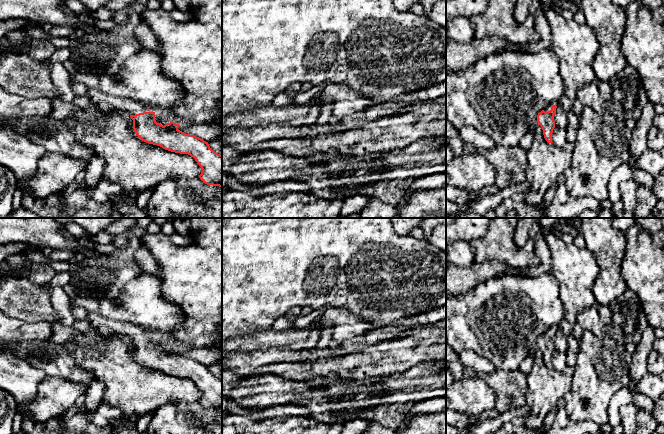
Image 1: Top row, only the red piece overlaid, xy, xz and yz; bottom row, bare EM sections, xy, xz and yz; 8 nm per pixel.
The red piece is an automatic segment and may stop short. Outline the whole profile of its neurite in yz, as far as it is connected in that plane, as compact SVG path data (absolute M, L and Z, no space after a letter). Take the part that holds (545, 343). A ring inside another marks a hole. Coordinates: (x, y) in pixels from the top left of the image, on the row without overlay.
M553 325L537 339L538 349L542 351L544 362L548 367L553 367L552 357L555 352L554 339L558 329L558 325Z

